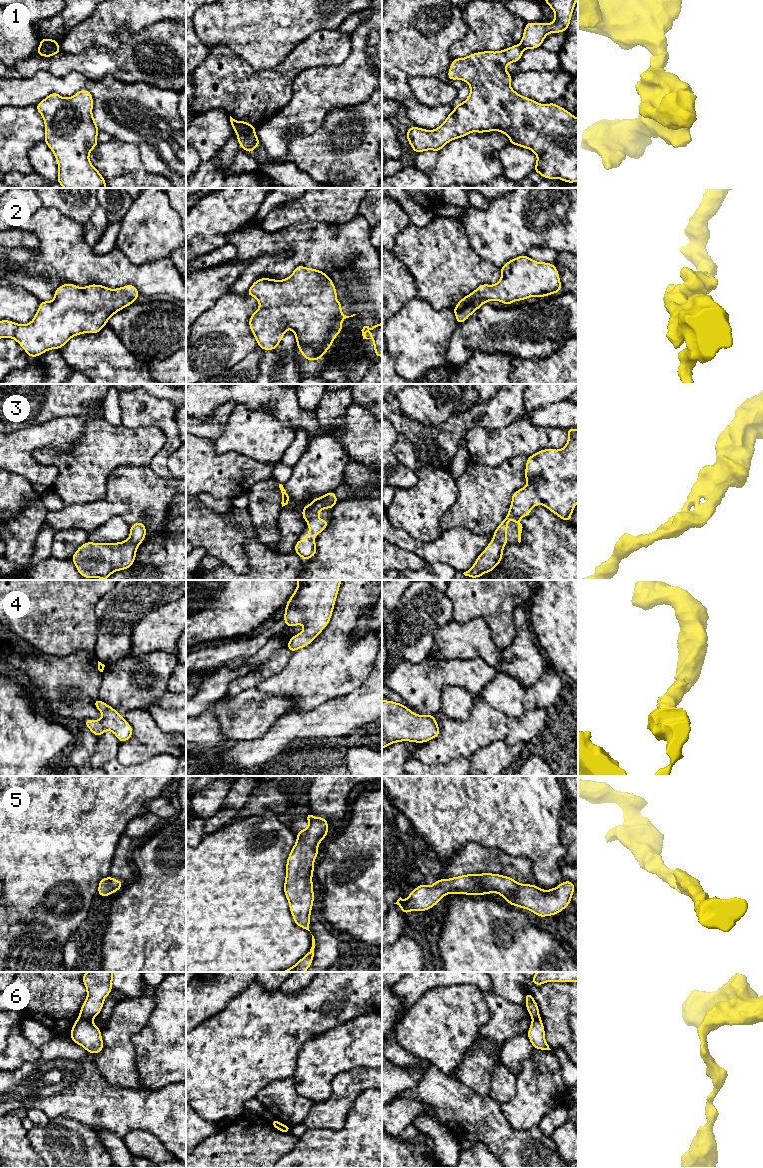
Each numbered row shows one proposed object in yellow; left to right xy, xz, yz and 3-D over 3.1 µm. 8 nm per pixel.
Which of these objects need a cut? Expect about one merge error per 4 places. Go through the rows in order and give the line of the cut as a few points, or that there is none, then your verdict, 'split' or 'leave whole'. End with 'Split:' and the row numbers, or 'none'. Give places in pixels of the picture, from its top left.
1: cut xy (40, 44), (58, 47); split
2: cut none; leave whole
3: cut none; leave whole
4: cut none; leave whole
5: cut none; leave whole
6: cut xy (79, 1016), (91, 1019); split
Split: 1, 6

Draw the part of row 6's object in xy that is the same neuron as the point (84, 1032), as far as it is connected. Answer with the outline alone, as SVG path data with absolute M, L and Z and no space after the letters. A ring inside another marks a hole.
M78 1017L71 1028L71 1040L88 1053L97 1054L104 1048L101 1031L92 1019Z

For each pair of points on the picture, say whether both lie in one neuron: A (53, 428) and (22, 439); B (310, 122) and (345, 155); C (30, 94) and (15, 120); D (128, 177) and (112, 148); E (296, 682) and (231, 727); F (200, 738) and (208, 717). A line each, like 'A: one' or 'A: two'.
A: one
B: two
C: two
D: one
E: two
F: one

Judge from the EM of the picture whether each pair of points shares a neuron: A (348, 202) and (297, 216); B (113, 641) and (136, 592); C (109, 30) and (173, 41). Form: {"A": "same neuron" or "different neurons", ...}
{"A": "same neuron", "B": "same neuron", "C": "different neurons"}

